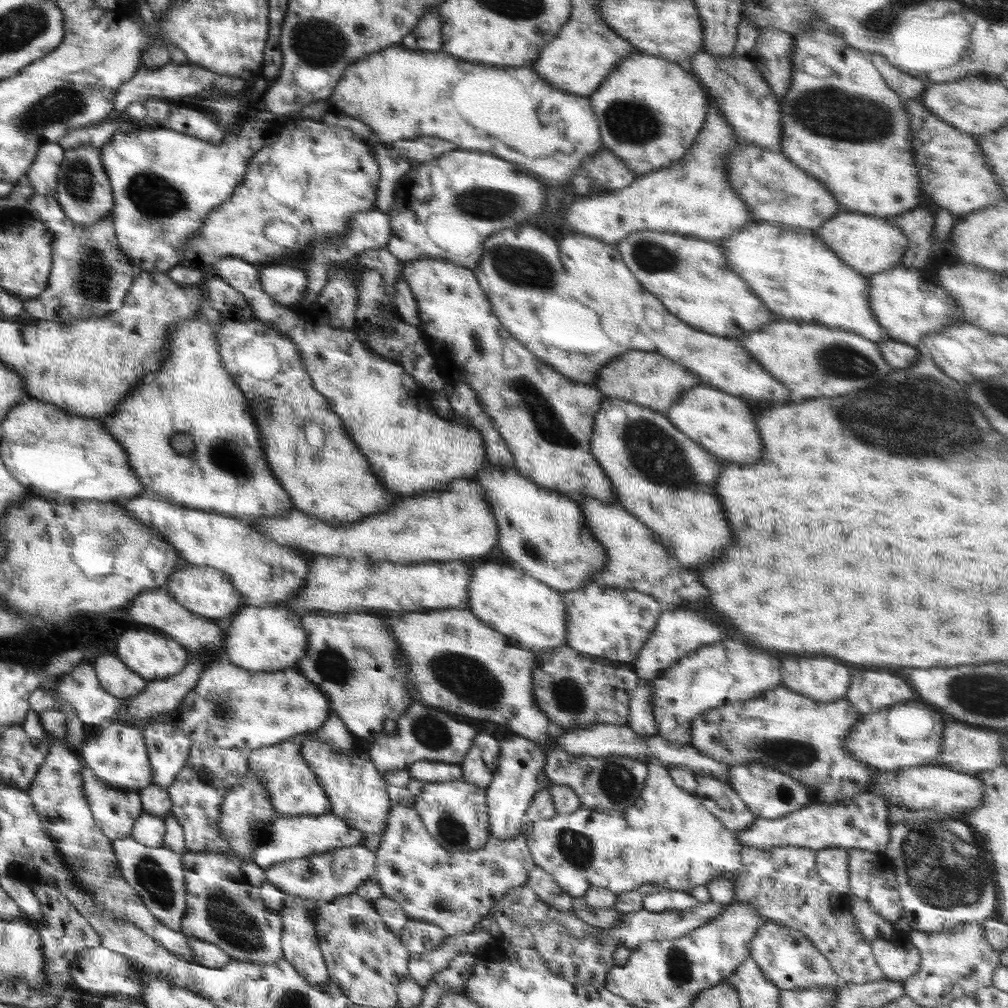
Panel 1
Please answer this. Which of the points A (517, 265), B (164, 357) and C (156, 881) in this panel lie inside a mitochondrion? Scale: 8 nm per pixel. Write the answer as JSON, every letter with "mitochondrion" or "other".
{"A":"mitochondrion","B":"other","C":"mitochondrion"}

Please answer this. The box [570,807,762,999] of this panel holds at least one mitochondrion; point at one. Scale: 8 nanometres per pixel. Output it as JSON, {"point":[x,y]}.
{"point":[679,962]}

